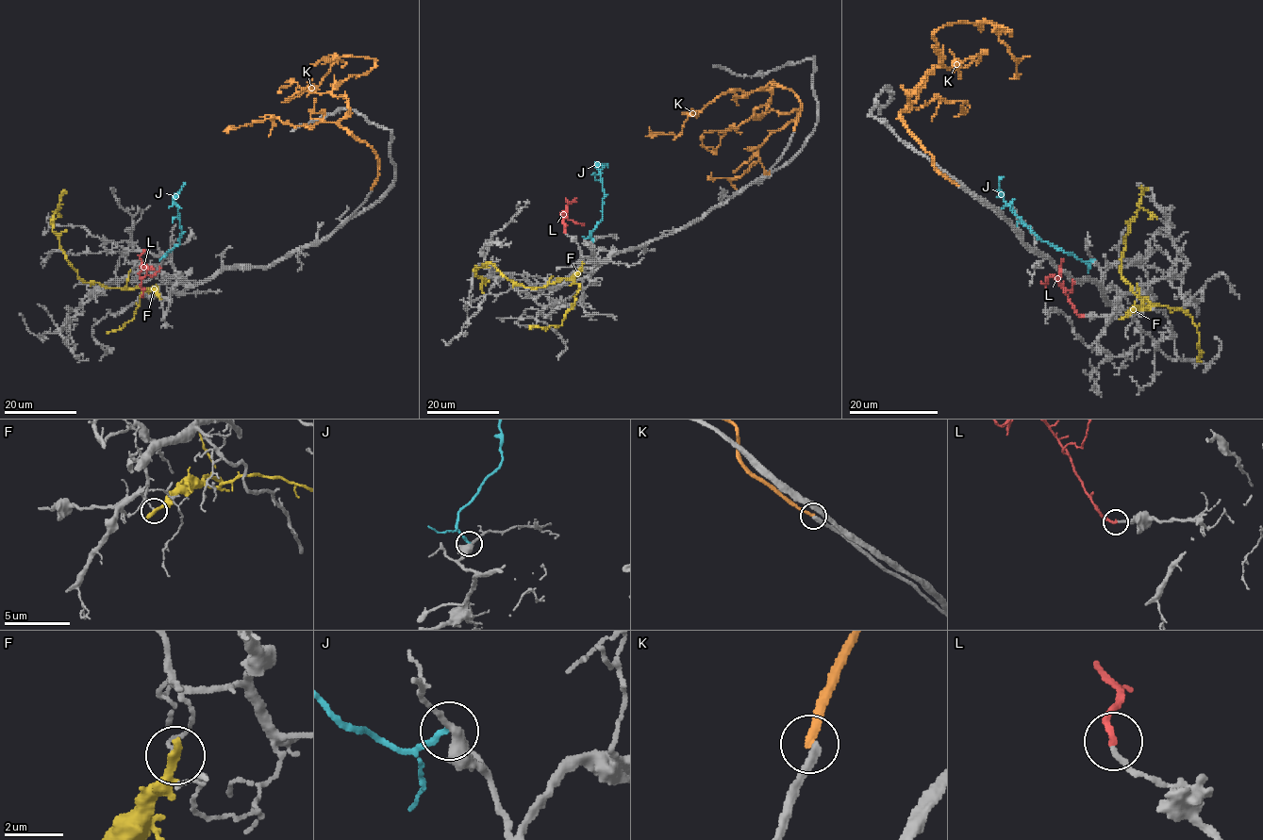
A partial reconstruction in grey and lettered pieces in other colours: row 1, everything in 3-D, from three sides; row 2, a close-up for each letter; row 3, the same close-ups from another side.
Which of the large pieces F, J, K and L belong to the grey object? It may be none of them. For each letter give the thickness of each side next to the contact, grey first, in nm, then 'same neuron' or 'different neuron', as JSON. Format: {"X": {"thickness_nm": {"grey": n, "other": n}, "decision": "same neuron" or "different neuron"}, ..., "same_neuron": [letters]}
{"F": {"thickness_nm": {"grey": 130, "other": 360}, "decision": "different neuron"}, "J": {"thickness_nm": {"grey": 440, "other": 200}, "decision": "different neuron"}, "K": {"thickness_nm": {"grey": 320, "other": 280}, "decision": "different neuron"}, "L": {"thickness_nm": {"grey": 200, "other": 220}, "decision": "same neuron"}, "same_neuron": ["L"]}

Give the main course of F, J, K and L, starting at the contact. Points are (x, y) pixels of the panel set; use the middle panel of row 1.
F: (582, 265), (571, 278), (527, 288), (506, 278), (491, 263), (474, 267), (475, 275), (488, 282)
J: (593, 240), (589, 232), (603, 217), (602, 177), (597, 168), (605, 163), (607, 167)
K: (793, 131), (800, 99), (769, 83), (771, 103), (755, 115), (796, 118), (739, 176), (707, 180)
L: (565, 232), (562, 215), (569, 204), (566, 197)

